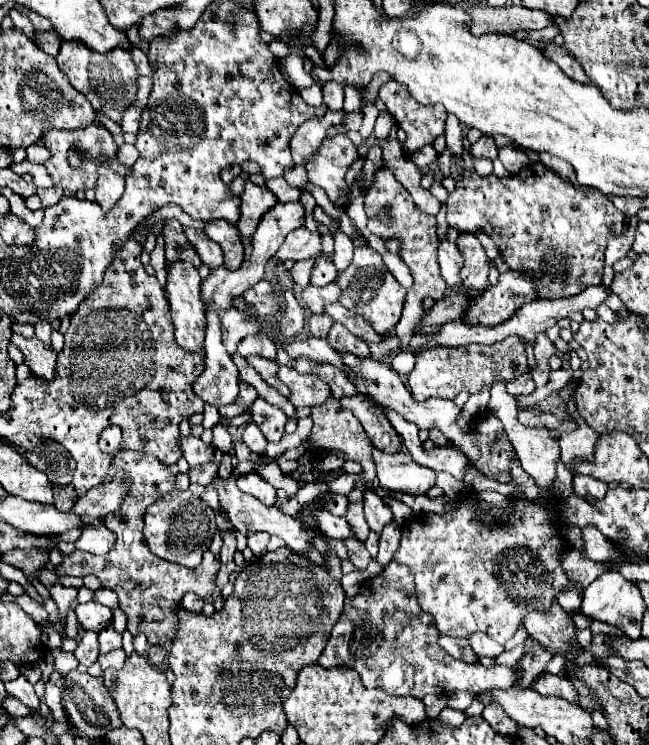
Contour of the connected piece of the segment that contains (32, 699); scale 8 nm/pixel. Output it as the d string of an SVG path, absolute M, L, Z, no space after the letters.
M23 674L19 678L15 678L15 680L11 680L11 682L5 682L5 690L11 696L15 696L17 700L21 700L25 706L39 708L39 698L37 698L37 694L33 690L33 684L29 684Z

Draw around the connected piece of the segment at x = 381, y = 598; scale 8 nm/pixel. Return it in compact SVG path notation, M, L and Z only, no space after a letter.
M389 564L379 576L367 578L357 596L345 600L343 614L331 630L319 664L323 668L347 666L359 672L365 688L381 688L387 694L415 696L419 700L427 694L451 694L455 690L479 694L513 686L517 668L497 664L485 668L453 660L437 640L439 632L433 618L421 612L417 604L411 570L401 564Z

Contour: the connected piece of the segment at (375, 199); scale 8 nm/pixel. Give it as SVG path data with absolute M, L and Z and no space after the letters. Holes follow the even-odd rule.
M377 170L375 174L375 180L373 184L369 186L367 190L367 196L365 196L365 212L369 216L369 224L367 228L377 234L379 238L387 240L387 238L397 238L401 240L401 258L405 260L405 264L411 268L411 276L413 276L413 286L409 288L407 292L407 300L405 300L405 308L403 308L403 316L395 328L395 332L403 338L403 350L409 346L409 340L411 340L411 330L413 330L413 324L417 324L417 320L421 318L421 310L423 310L423 298L425 296L431 296L435 300L439 300L447 286L445 286L445 280L441 280L441 274L439 274L439 264L437 264L437 234L435 234L435 216L429 216L425 212L421 212L411 194L401 186L401 182L395 178L393 172L389 170ZM385 208L391 208L391 220L389 222L379 222L377 220L377 214Z

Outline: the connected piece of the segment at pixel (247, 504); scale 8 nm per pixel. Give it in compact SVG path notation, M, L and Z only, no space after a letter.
M235 476L227 482L223 482L221 478L217 478L213 482L213 486L219 490L219 500L221 500L221 506L227 510L229 514L229 520L231 524L241 532L241 534L253 534L253 532L269 532L269 534L275 534L279 538L285 540L285 544L293 550L299 550L299 552L307 552L307 550L313 550L309 546L309 540L317 536L317 532L311 532L311 530L305 530L301 526L301 522L297 518L289 518L287 514L283 514L281 510L277 510L275 506L269 508L265 504L261 504L257 498L253 496L245 496L237 484L235 484Z

